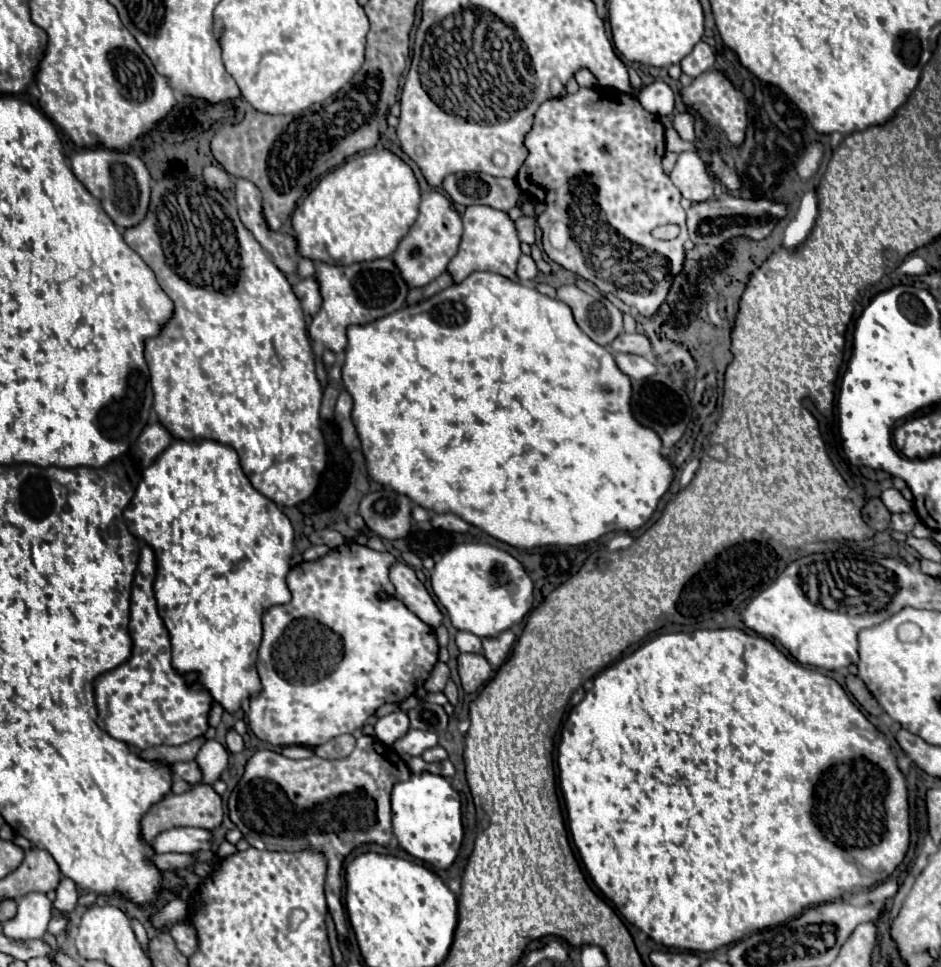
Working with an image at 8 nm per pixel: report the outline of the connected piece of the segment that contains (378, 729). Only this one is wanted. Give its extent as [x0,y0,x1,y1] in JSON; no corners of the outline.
[375,710,409,746]

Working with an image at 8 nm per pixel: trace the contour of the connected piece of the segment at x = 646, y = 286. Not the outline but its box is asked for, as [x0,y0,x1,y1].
[517,88,687,314]

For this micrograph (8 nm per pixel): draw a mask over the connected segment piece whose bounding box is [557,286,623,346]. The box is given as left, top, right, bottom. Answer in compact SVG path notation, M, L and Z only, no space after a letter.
M561 286L557 298L571 308L577 326L593 342L607 346L623 332L623 314L605 296L587 294L577 286Z

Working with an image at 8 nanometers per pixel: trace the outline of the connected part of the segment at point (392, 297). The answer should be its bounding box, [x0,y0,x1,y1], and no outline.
[309,258,409,352]

